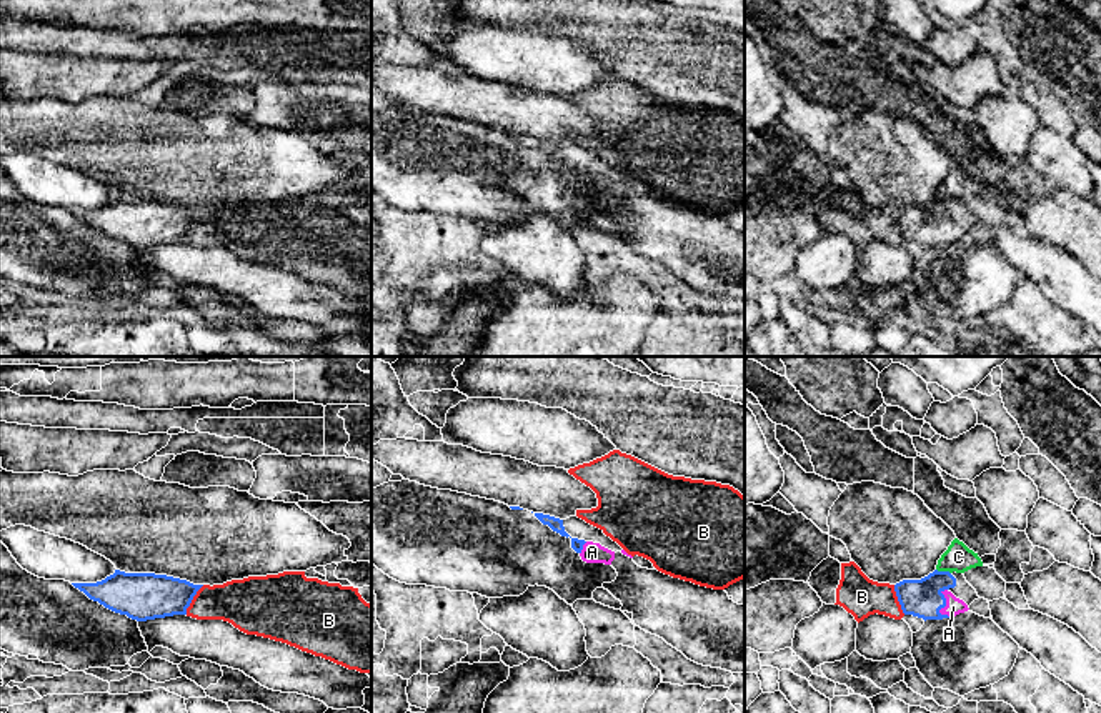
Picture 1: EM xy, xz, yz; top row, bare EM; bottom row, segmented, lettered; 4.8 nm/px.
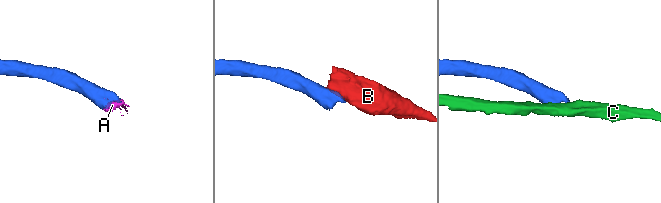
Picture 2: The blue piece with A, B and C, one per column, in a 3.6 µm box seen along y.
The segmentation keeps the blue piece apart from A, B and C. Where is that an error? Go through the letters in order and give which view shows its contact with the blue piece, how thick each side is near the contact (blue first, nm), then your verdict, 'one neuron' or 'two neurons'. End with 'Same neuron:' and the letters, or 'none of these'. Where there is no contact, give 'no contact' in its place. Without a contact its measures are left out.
A: contact in yz; calibres 190 and 80 nm; one neuron
B: contact in xy; calibres 220 and 240 nm; two neurons
C: contact in yz; calibres 190 and 140 nm; two neurons
Same neuron: A

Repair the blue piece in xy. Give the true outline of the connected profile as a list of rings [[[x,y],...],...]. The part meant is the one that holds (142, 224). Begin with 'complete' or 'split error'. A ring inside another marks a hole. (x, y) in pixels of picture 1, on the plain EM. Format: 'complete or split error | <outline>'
complete | [[[120,197],[97,210],[72,212],[90,227],[137,248],[187,242],[193,223],[203,213],[167,202]]]

